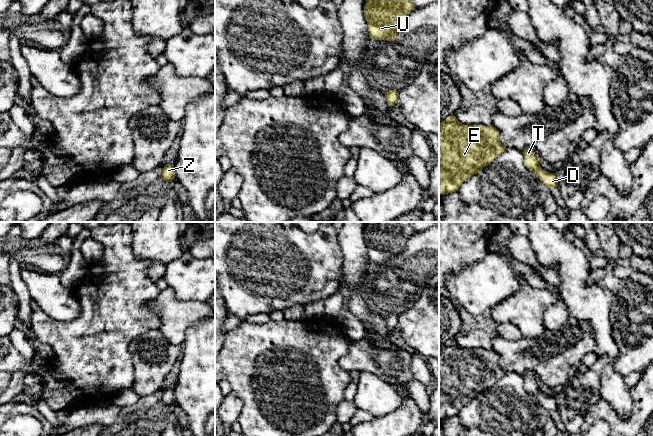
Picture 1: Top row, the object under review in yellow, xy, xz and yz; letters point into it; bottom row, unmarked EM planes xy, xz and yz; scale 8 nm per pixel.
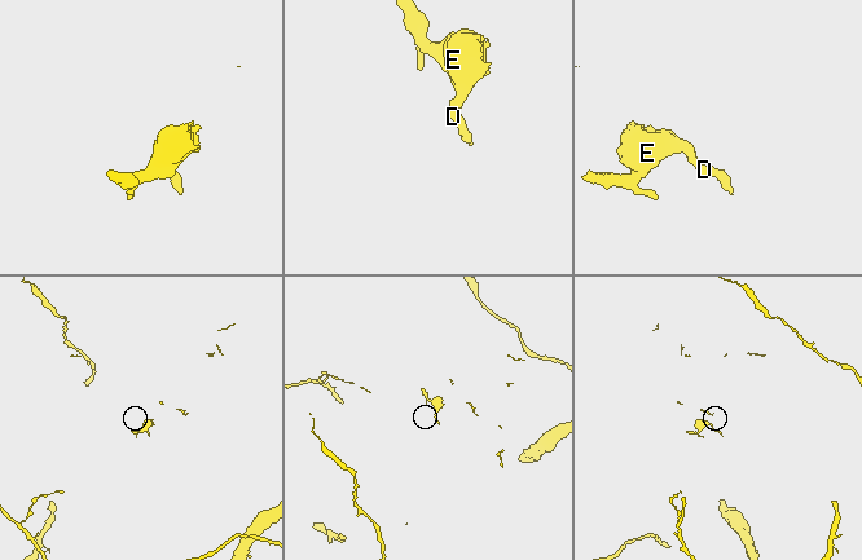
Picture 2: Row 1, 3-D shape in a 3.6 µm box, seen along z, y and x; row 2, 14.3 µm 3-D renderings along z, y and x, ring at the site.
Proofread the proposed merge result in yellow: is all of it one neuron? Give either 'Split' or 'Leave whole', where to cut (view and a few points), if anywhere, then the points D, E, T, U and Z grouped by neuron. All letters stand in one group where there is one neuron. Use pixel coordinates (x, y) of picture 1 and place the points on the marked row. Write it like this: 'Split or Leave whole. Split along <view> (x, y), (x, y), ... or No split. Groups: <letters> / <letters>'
Leave whole. No split. Groups: D E T U Z

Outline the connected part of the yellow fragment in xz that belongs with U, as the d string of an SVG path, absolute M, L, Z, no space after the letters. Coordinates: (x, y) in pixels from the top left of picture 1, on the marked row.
M366 0L364 16L372 40L395 40L406 17L415 9L410 0Z

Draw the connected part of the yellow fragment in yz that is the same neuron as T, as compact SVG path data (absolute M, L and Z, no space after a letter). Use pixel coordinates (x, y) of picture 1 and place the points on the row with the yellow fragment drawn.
M528 148L524 150L524 163L525 166L532 172L536 174L536 176L541 180L541 183L547 186L548 188L557 188L558 187L558 181L556 178L555 173L549 173L547 171L543 171L540 163L539 158L535 154L535 152Z

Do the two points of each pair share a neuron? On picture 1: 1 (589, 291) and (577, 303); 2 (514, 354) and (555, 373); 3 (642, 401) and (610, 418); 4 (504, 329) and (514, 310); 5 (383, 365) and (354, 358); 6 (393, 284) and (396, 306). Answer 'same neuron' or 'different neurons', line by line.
1: same neuron
2: same neuron
3: same neuron
4: different neurons
5: same neuron
6: same neuron

